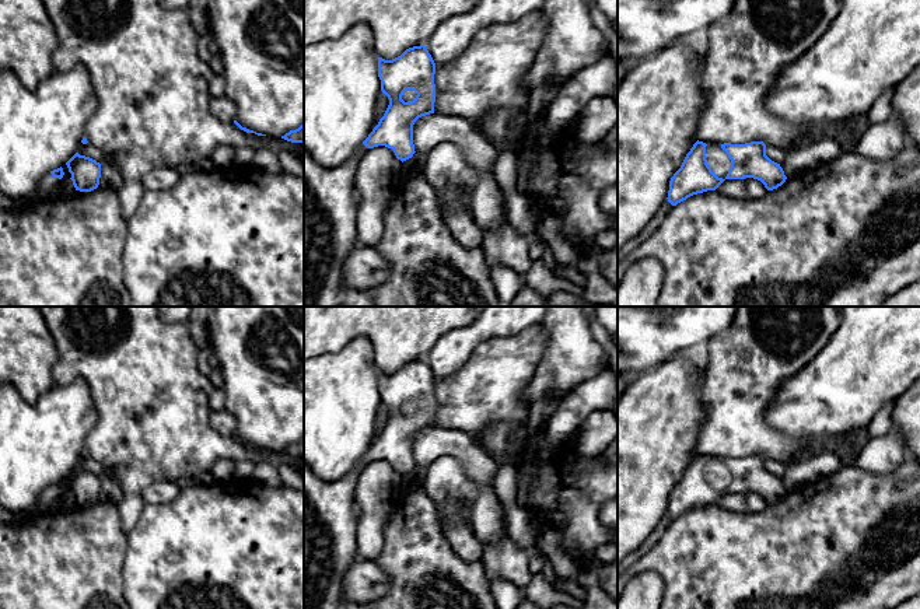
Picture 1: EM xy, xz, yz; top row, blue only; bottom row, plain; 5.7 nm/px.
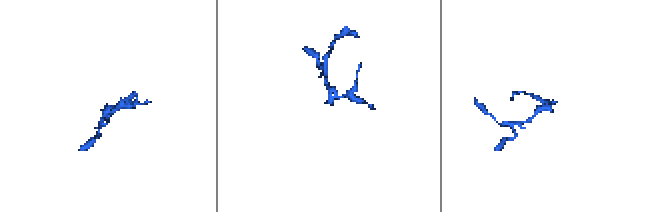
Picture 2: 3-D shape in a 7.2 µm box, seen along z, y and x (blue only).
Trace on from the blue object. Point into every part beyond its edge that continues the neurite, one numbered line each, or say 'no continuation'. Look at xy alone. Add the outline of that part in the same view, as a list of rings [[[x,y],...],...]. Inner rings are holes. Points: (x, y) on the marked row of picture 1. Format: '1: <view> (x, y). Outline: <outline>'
1: xy (48, 185). Outline: [[[48,172],[42,181],[39,182],[39,186],[35,192],[34,199],[42,199],[46,196],[53,195],[57,190],[57,186],[60,183],[59,178],[53,178],[50,172]]]

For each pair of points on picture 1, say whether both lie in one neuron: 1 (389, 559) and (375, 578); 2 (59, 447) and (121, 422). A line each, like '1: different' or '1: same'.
1: different
2: different

